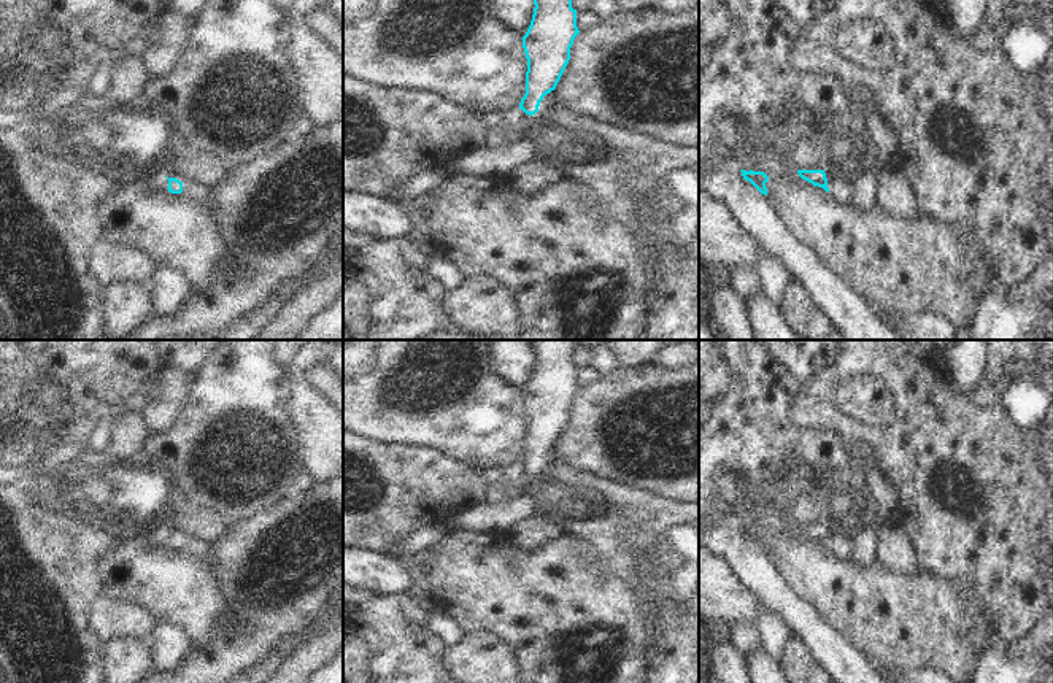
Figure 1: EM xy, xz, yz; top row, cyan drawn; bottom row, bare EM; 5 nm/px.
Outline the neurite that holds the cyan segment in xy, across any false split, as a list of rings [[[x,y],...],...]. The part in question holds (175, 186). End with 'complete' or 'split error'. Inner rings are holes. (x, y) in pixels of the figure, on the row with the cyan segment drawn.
[[[151,172],[152,178],[149,181],[149,192],[156,192],[160,189],[167,189],[172,194],[181,194],[183,192],[183,183],[176,178],[167,178],[160,172]]] | split error

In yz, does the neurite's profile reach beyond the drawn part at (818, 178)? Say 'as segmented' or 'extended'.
extended

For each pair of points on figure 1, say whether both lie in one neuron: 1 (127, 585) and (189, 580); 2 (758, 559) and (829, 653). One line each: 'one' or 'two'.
1: one
2: one

